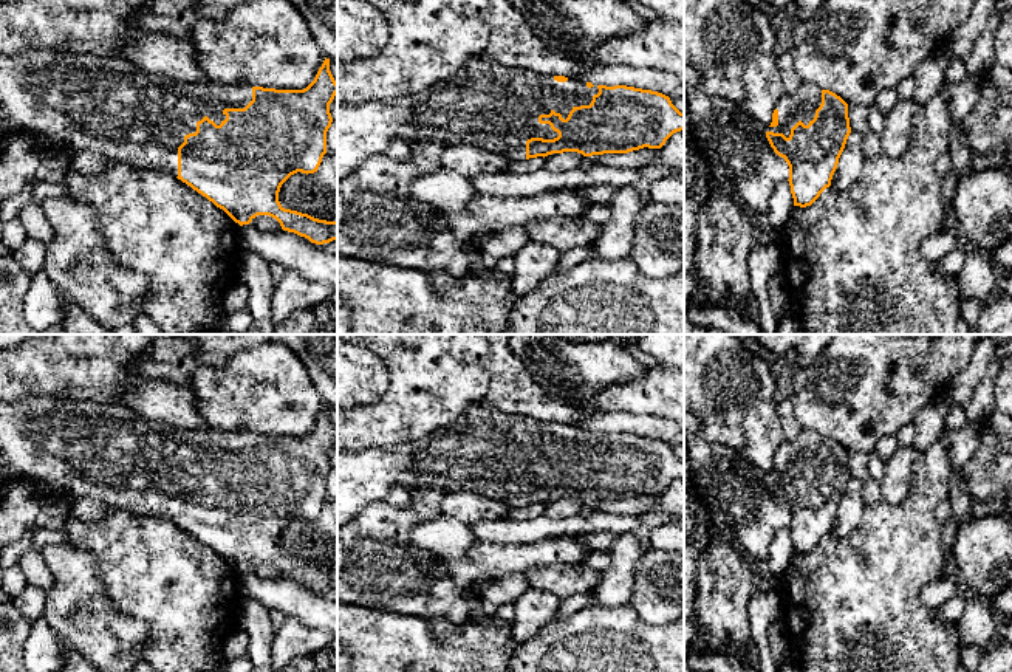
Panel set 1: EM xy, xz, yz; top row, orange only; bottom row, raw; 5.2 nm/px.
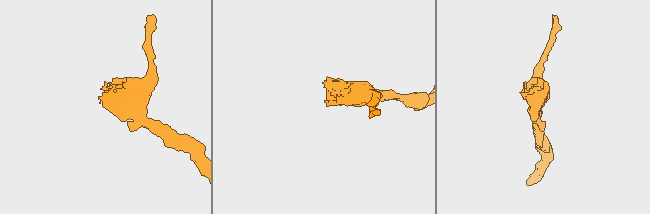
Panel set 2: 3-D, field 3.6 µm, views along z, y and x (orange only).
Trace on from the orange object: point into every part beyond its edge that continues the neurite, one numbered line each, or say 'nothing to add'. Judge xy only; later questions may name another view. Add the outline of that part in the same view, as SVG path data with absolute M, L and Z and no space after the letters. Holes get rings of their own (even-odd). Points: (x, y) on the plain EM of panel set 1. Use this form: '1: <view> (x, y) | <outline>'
1: xy (110, 452) | M28 395L0 401L0 485L12 478L32 482L43 497L90 497L135 516L178 523L178 494L184 483L197 478L197 469L207 463L220 472L224 455L244 455L252 447L251 432L176 429L150 420L124 404L68 401L54 396Z

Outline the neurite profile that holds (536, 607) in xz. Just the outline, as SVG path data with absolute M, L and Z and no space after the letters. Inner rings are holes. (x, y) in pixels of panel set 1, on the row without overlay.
M531 587L514 602L514 639L521 644L532 638L546 622L554 619L560 602L562 599L556 595Z

